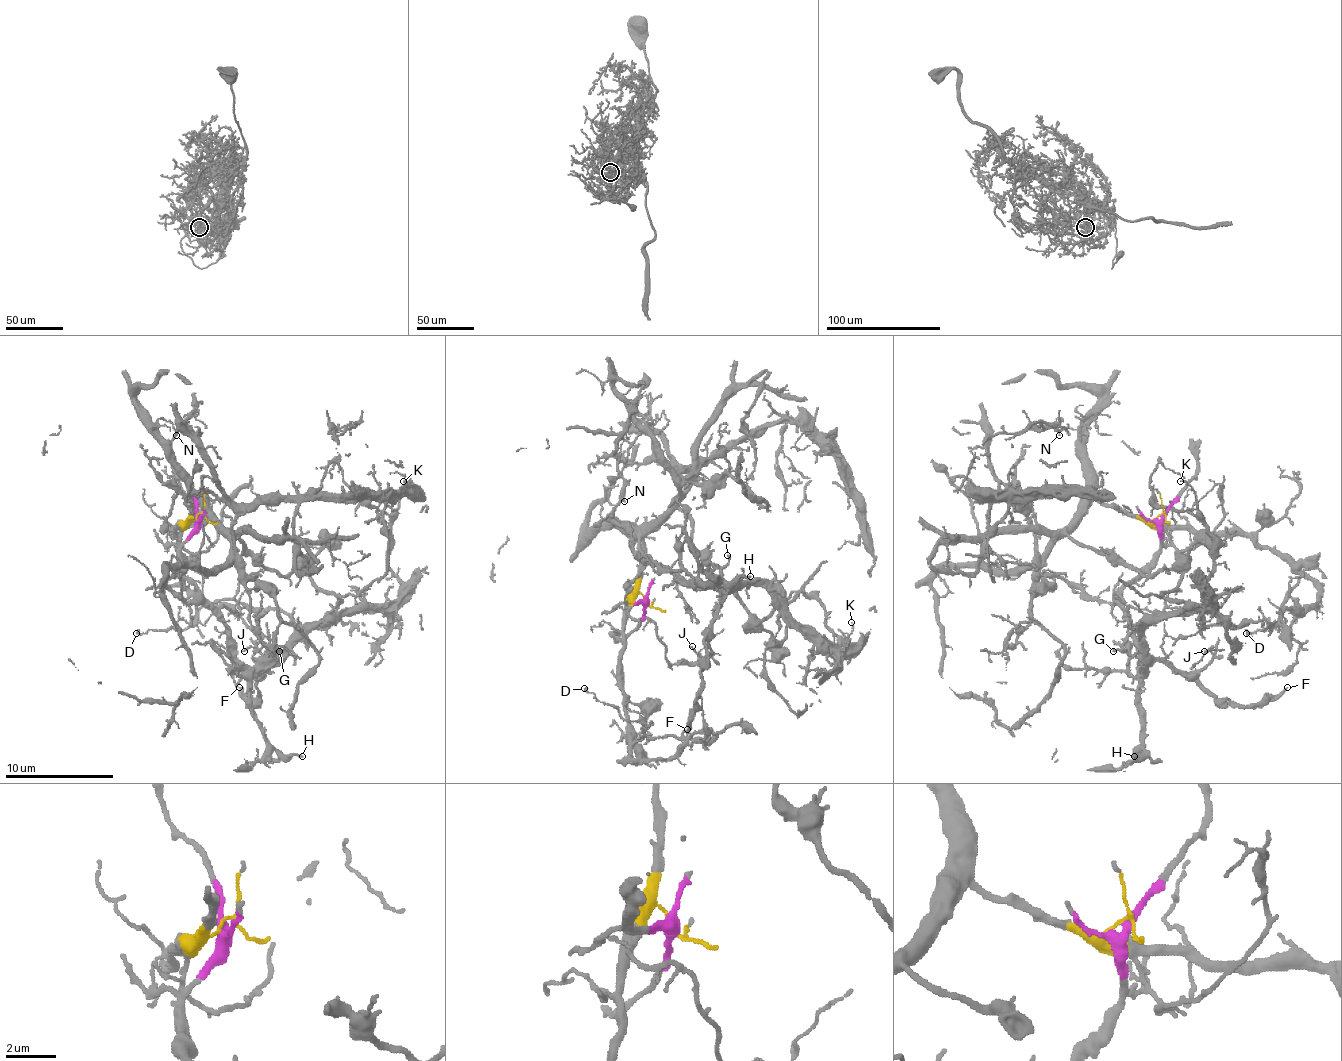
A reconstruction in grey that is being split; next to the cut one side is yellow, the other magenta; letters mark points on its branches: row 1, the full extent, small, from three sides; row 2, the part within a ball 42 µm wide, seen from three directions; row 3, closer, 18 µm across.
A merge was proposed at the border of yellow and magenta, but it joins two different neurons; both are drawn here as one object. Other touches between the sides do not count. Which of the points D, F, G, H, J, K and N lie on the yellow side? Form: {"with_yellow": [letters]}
{"with_yellow": ["D", "N"]}

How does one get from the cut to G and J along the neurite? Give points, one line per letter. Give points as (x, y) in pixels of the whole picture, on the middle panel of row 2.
G: (645, 601), (629, 601), (629, 582), (648, 563), (659, 563), (678, 580), (710, 582), (721, 577), (726, 555)
J: (645, 601), (629, 601), (629, 582), (648, 563), (721, 596), (708, 631), (710, 653), (691, 647)

